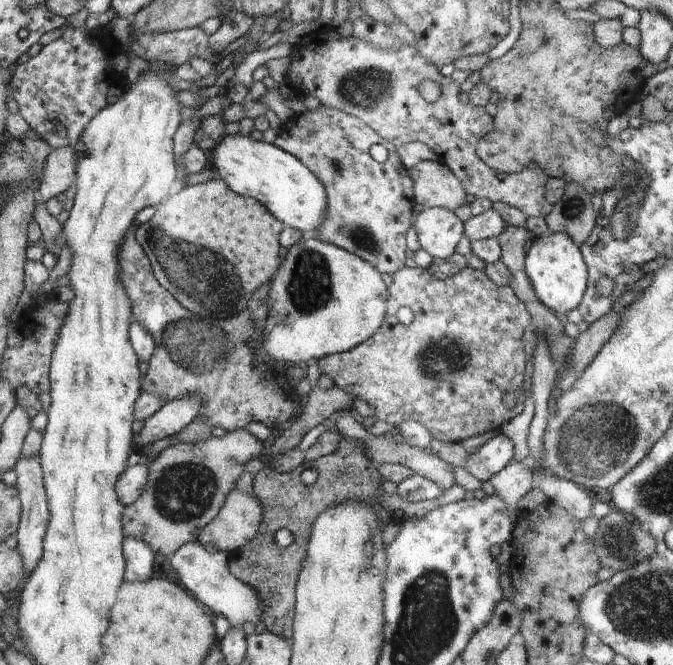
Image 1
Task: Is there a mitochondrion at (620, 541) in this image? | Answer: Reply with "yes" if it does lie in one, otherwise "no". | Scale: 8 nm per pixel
yes

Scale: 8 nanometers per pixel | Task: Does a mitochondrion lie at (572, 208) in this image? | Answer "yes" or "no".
yes

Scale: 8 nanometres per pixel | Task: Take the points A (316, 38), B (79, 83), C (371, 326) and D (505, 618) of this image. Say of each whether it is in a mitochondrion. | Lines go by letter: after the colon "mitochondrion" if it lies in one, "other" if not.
A: other
B: mitochondrion
C: other
D: other

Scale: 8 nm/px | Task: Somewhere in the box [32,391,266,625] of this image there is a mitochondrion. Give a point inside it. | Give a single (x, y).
(185, 490)

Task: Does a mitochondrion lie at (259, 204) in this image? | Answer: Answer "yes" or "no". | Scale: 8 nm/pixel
no

